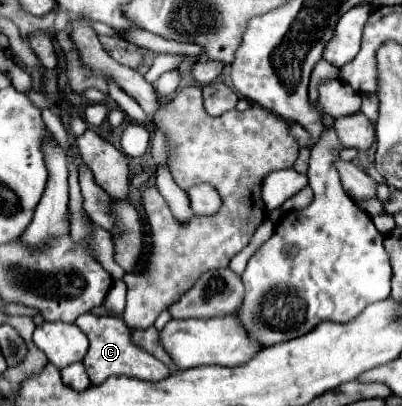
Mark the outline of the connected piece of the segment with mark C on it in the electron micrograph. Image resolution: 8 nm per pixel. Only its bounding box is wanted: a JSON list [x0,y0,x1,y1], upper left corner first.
[76,313,170,385]

